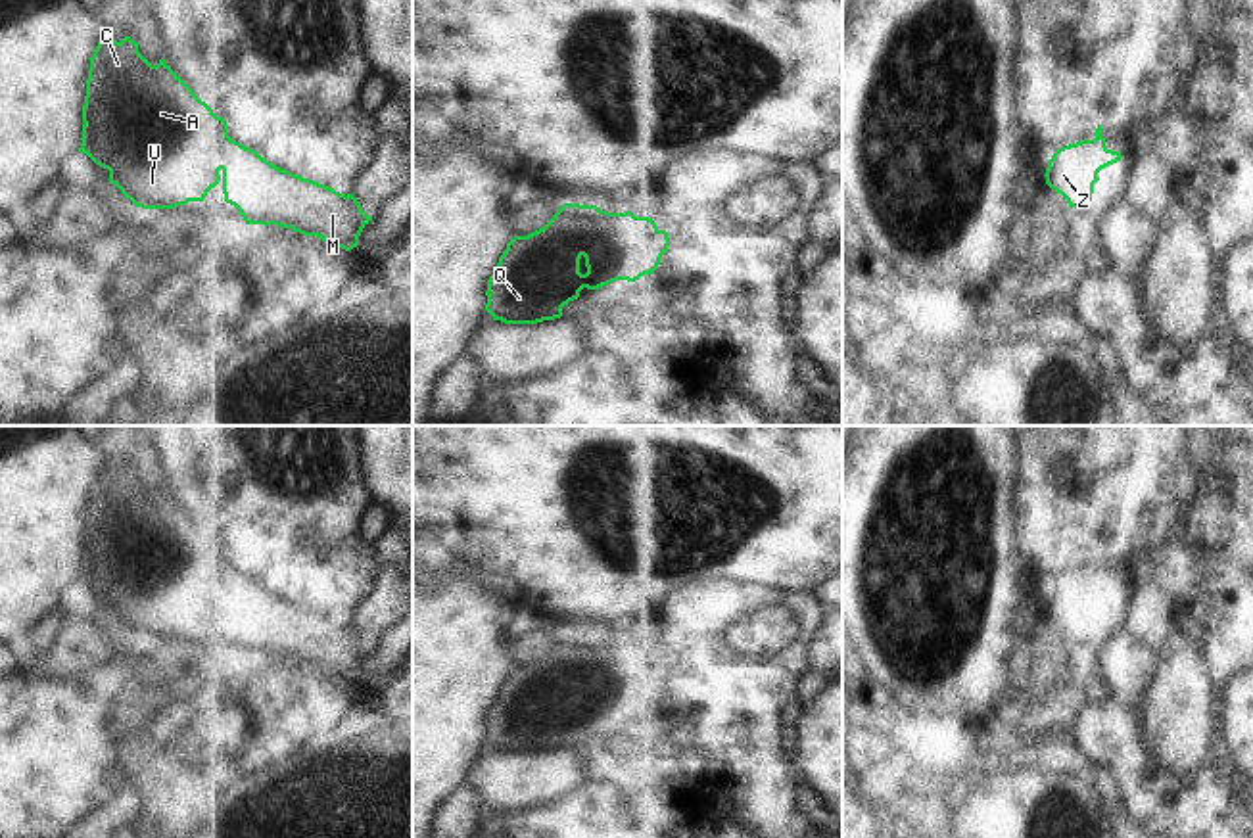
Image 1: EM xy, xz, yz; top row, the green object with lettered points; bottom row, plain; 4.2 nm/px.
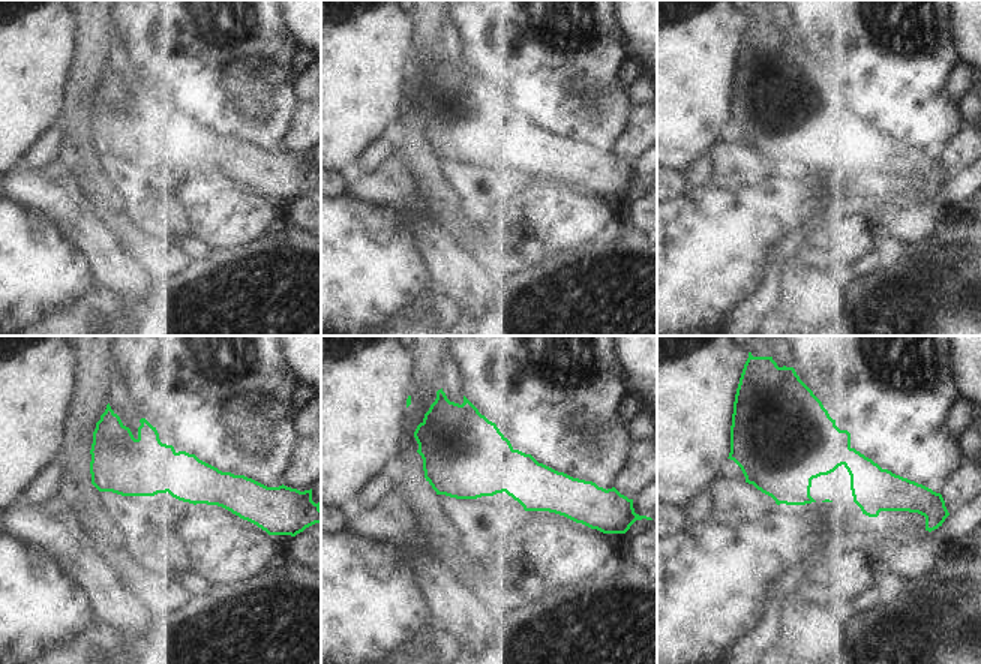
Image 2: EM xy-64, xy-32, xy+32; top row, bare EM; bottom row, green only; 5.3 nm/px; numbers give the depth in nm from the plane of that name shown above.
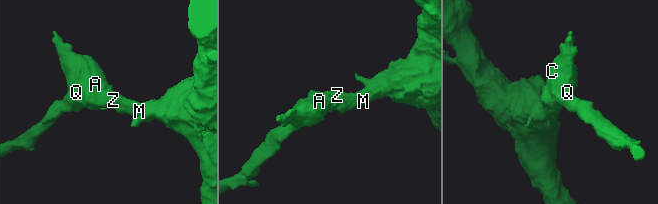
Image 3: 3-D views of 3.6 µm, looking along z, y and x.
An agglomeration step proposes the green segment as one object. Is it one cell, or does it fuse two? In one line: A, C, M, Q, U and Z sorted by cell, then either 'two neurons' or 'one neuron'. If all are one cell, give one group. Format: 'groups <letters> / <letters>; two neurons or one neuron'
groups A C M Q U Z; one neuron

